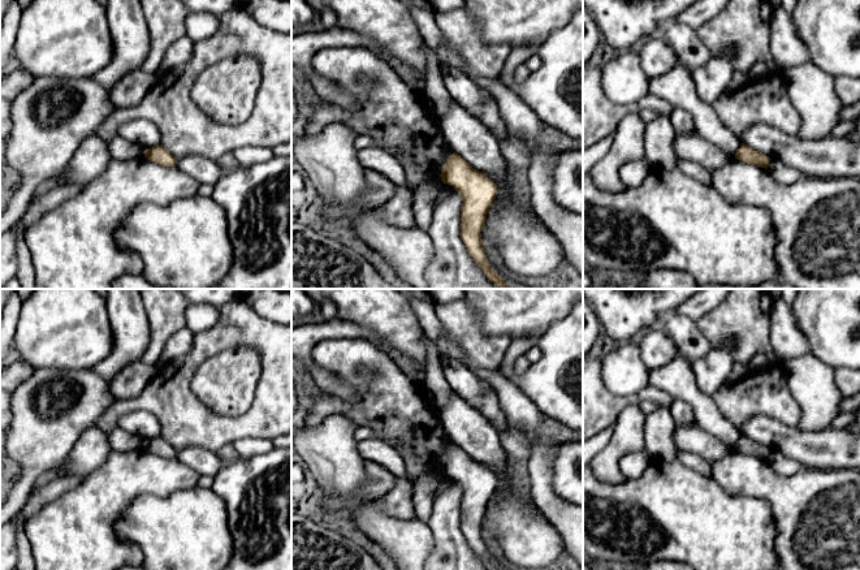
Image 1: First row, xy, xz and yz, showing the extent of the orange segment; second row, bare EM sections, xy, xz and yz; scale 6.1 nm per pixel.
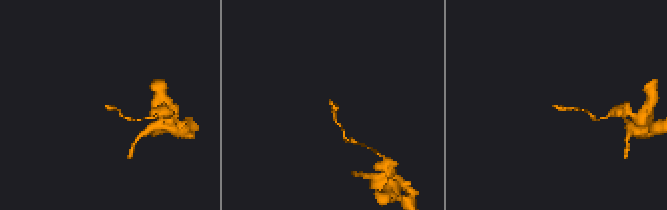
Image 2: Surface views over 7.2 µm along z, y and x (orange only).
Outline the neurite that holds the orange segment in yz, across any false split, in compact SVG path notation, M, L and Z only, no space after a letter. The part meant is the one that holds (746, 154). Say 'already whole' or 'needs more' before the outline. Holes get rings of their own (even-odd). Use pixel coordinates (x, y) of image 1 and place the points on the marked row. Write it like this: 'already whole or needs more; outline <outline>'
already whole; outline M742 143L740 148L738 150L735 159L765 169L768 168L772 160L769 156L756 151L755 148L744 143Z

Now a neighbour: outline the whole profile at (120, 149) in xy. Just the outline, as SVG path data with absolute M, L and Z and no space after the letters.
M120 135L108 141L107 148L111 159L114 160L130 160L146 155L146 150L142 146L131 143Z

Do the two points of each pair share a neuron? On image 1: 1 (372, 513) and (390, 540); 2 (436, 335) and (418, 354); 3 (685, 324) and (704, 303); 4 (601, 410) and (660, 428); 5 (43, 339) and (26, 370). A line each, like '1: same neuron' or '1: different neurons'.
1: same neuron
2: different neurons
3: different neurons
4: different neurons
5: different neurons

